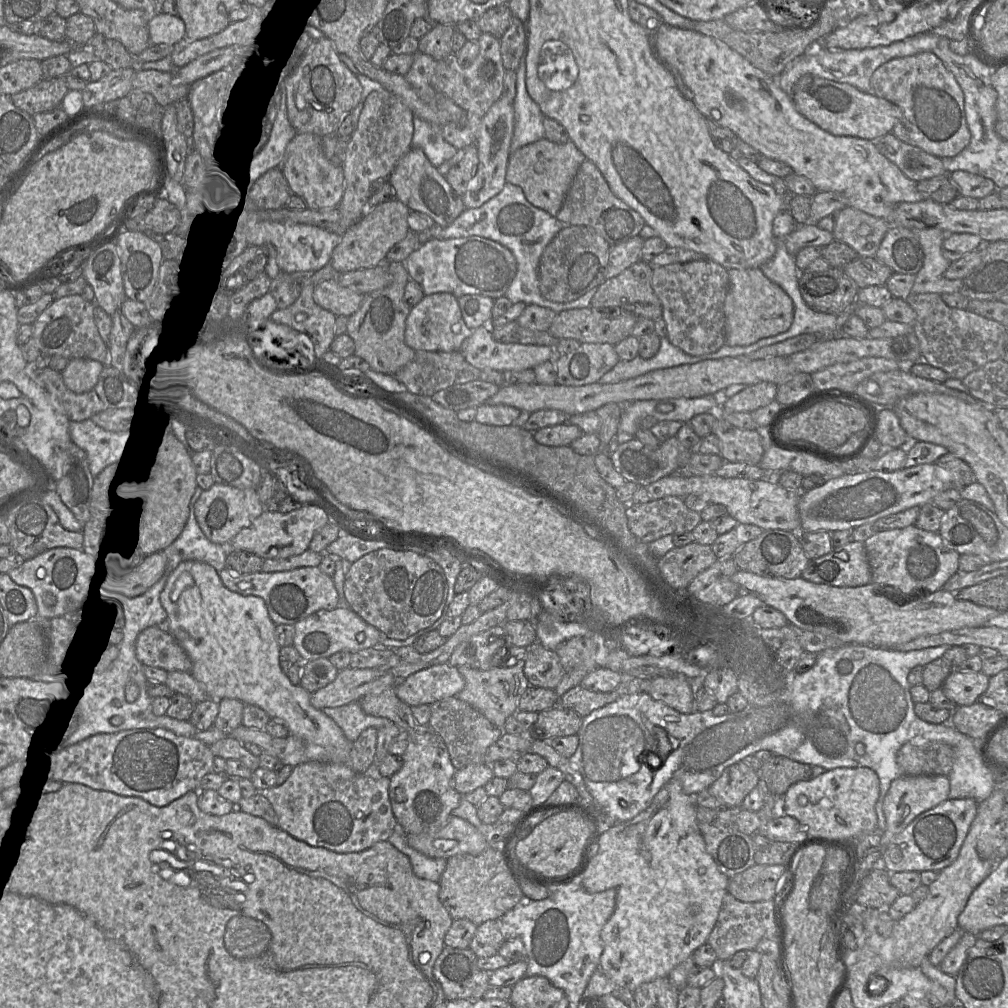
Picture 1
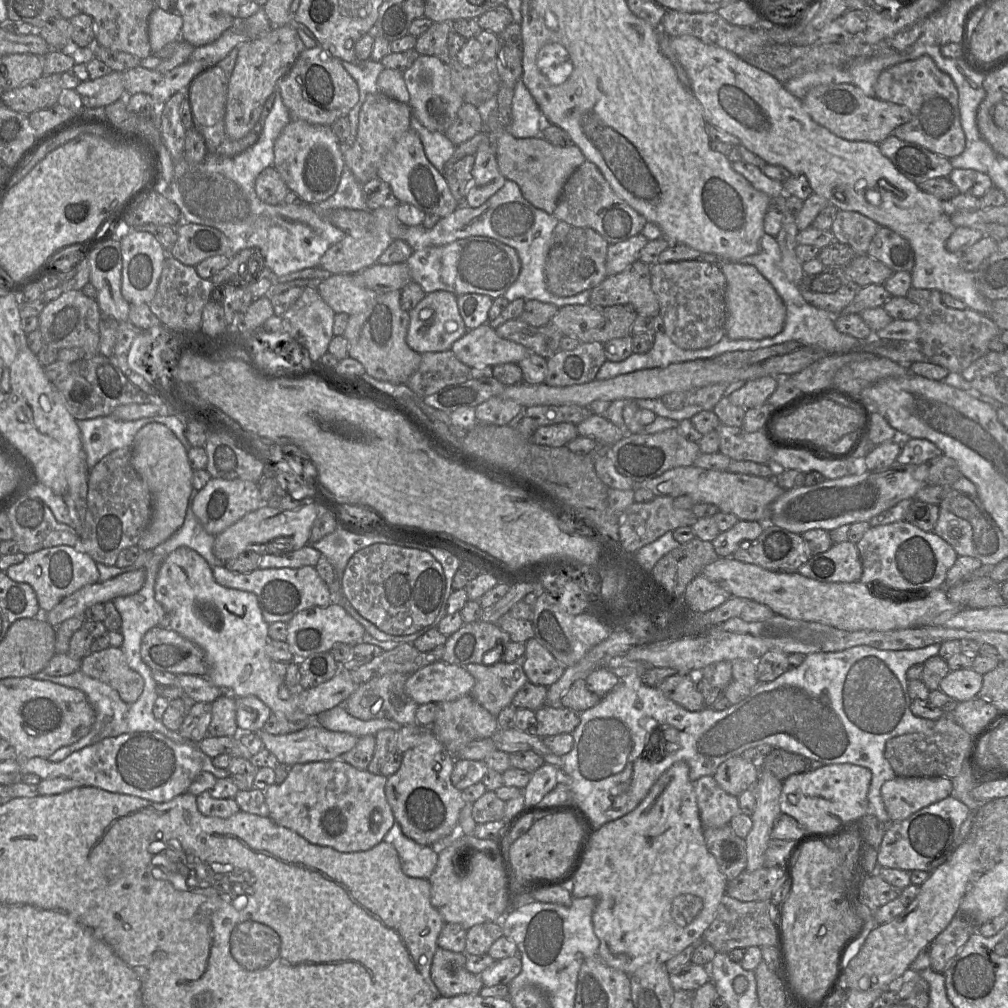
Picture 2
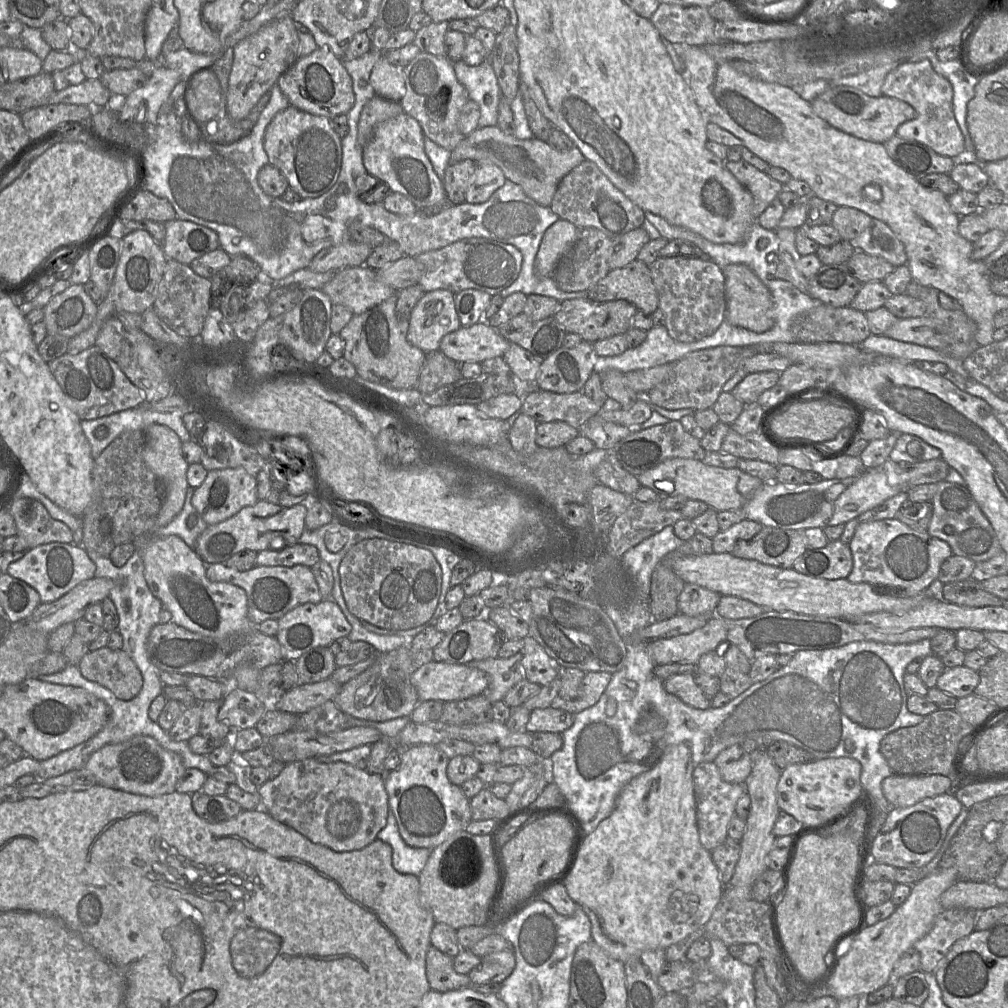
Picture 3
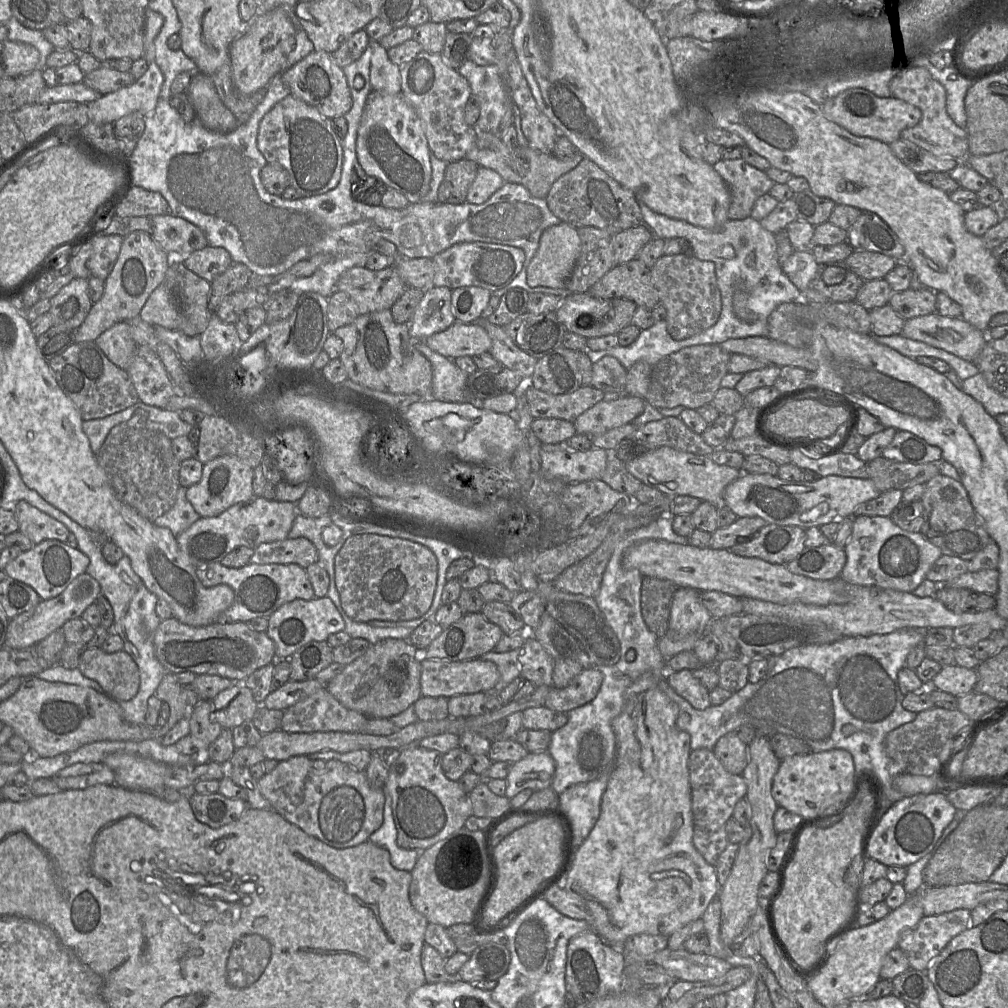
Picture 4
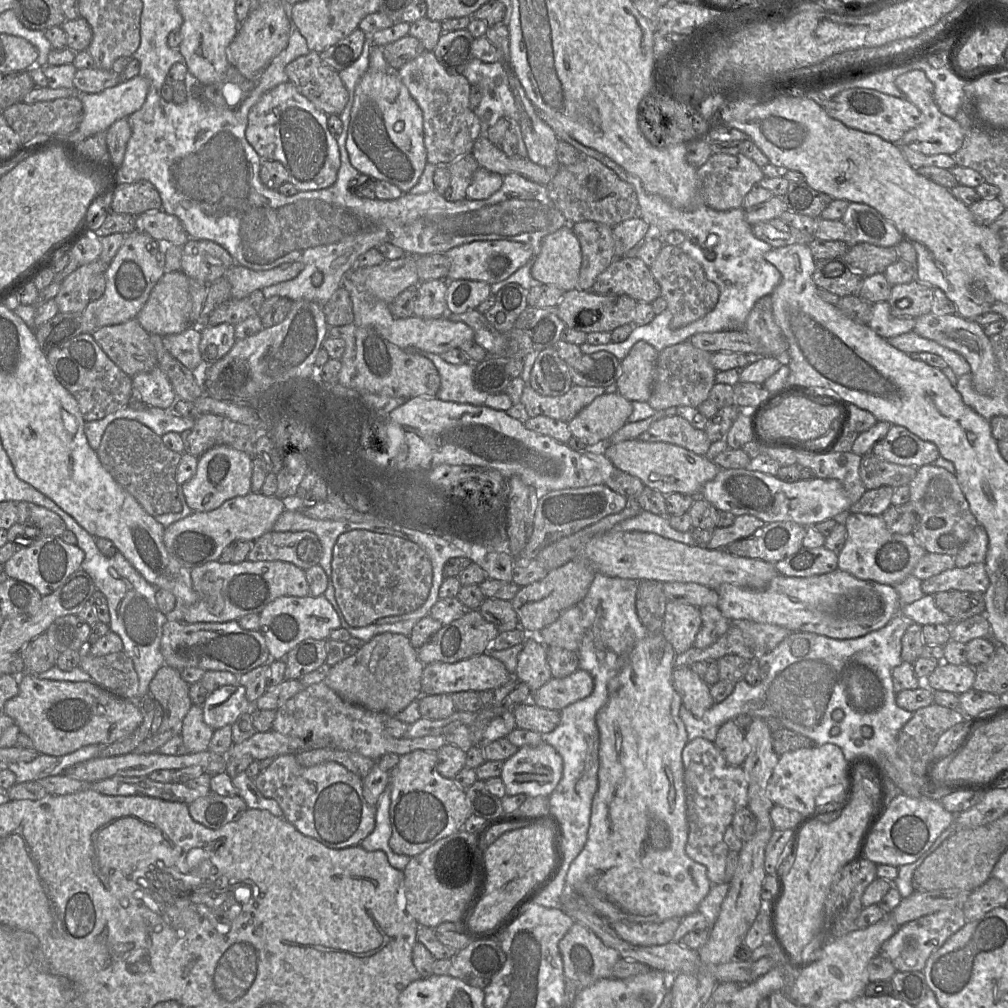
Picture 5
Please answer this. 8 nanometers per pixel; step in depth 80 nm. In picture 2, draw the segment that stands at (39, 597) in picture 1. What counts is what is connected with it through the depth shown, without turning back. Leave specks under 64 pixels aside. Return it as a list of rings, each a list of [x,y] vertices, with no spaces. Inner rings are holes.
[[[68,545],[53,546],[27,554],[22,562],[11,565],[6,570],[6,574],[16,582],[31,585],[43,612],[50,611],[63,598],[78,589],[99,581],[99,570],[92,557],[82,551],[79,546]]]

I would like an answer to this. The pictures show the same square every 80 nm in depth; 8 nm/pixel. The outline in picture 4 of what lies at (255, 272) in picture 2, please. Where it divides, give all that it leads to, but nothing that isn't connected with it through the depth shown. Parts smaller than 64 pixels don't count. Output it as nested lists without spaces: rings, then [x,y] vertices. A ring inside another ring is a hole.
[[[233,263],[211,282],[209,310],[214,313],[226,296],[247,287],[253,275],[253,272],[245,264]]]

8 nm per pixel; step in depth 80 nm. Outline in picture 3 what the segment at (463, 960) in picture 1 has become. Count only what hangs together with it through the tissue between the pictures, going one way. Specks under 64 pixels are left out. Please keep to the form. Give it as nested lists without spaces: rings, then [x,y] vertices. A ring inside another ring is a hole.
[[[432,945],[429,947],[426,954],[426,977],[432,990],[447,992],[471,985],[469,976],[457,973],[453,964],[453,957]]]

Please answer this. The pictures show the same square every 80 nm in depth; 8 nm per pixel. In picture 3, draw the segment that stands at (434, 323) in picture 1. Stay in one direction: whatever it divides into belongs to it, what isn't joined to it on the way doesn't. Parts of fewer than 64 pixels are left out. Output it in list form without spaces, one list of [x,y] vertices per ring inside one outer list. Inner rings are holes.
[[[436,289],[425,292],[409,315],[407,340],[425,353],[439,350],[442,338],[461,327],[455,309],[455,294],[449,290]]]

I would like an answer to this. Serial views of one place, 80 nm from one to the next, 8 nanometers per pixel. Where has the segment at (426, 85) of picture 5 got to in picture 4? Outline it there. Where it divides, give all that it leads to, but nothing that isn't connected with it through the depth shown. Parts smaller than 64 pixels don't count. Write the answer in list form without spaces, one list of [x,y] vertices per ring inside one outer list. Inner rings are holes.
[[[422,50],[411,61],[400,66],[402,95],[413,107],[424,127],[428,147],[431,153],[447,163],[464,159],[471,148],[477,129],[465,121],[465,106],[472,95],[470,85],[457,70],[447,65],[441,54]],[[428,65],[433,70],[433,82],[428,91],[415,92],[415,77],[417,72],[421,77],[426,74]]]

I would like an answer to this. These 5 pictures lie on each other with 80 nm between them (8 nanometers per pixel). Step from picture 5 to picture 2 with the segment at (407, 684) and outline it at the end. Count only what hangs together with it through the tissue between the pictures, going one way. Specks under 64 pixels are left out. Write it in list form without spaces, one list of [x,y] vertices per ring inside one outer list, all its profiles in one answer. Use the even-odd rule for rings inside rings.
[[[389,673],[374,677],[360,684],[343,703],[343,707],[351,716],[362,721],[388,719],[401,726],[415,725],[417,724],[415,712],[419,705],[405,692],[405,682],[408,676],[402,673]]]

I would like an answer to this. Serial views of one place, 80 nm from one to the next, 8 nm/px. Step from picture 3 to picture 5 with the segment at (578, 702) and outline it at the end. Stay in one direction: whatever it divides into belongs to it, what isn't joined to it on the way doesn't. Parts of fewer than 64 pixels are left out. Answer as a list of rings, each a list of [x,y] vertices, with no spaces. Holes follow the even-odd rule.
[[[576,670],[564,678],[551,678],[531,693],[530,702],[550,710],[561,711],[568,705],[588,697],[594,688],[592,676],[584,670]]]

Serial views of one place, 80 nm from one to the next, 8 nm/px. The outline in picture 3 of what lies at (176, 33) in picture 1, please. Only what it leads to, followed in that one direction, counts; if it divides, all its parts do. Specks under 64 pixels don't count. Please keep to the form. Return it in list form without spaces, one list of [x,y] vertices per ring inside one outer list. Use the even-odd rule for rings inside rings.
[[[152,5],[145,22],[146,59],[160,60],[162,46],[174,24],[175,19],[160,5]]]

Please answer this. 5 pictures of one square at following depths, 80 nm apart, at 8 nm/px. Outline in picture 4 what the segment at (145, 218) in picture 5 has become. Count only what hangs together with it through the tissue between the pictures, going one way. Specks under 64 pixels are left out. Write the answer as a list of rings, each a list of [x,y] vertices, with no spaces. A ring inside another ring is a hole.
[[[172,214],[151,217],[152,238],[172,260],[182,260],[209,243],[204,232],[191,222]]]

